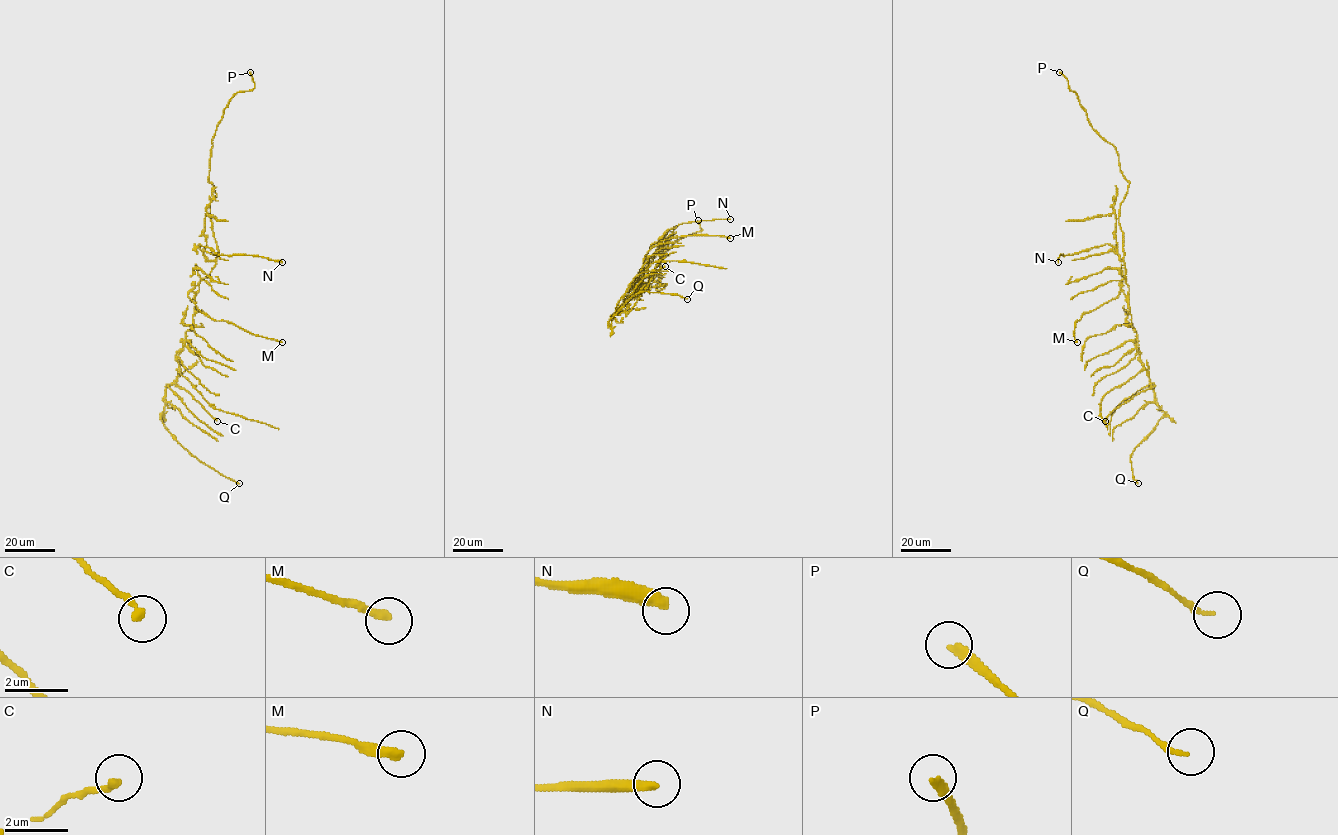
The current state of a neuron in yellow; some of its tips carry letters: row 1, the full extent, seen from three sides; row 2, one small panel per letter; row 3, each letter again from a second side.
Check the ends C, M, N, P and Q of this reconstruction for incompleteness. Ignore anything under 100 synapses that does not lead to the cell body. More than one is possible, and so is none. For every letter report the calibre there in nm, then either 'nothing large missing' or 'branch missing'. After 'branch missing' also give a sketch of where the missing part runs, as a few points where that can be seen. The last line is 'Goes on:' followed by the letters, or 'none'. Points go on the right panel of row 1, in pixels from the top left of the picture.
C: 240 nm | nothing large missing
M: 280 nm | nothing large missing
N: 360 nm | nothing large missing
P: 240 nm | branch missing
Q: 170 nm | nothing large missing
Goes on: P

